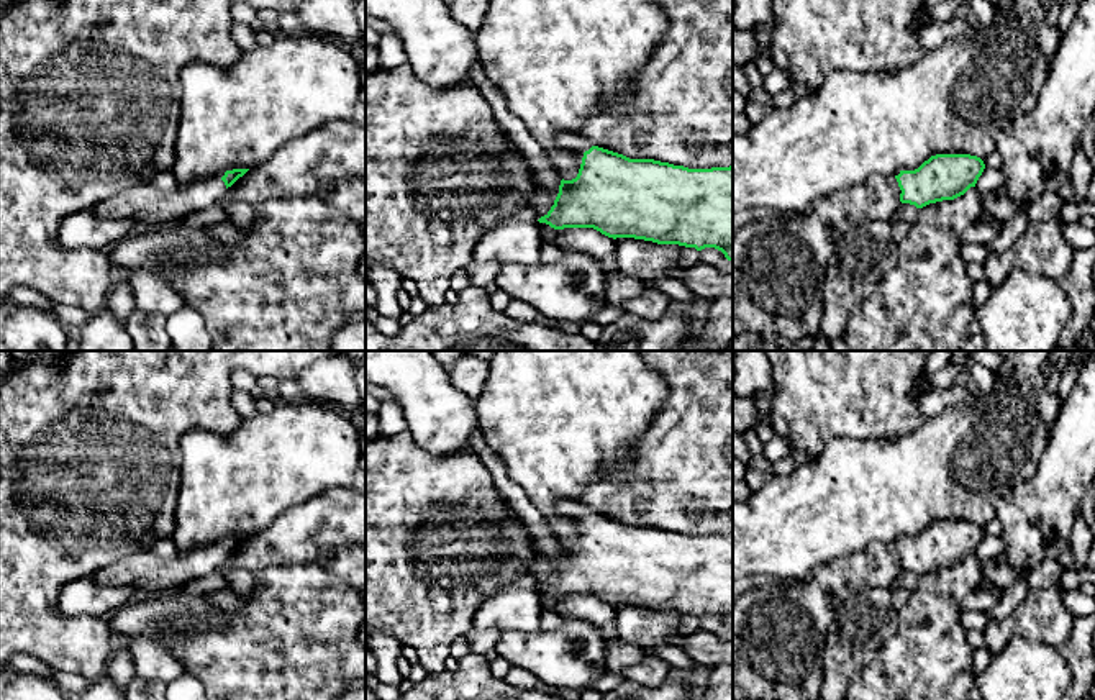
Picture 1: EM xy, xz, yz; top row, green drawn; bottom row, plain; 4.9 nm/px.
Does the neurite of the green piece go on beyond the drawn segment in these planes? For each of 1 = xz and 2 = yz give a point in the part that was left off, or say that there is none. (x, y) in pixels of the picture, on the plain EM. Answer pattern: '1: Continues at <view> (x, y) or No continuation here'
1: Continues at xz (576, 510)
2: Continues at yz (894, 550)

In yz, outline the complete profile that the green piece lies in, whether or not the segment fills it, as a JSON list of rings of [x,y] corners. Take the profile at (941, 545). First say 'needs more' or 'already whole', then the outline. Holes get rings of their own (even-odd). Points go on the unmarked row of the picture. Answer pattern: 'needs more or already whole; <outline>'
needs more; [[[936,521],[915,538],[890,543],[902,570],[923,575],[929,570],[954,567],[975,554],[985,531],[970,521]]]

